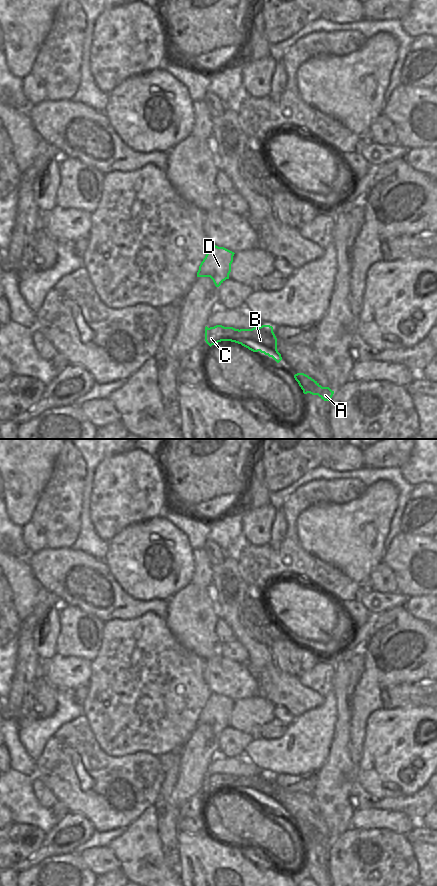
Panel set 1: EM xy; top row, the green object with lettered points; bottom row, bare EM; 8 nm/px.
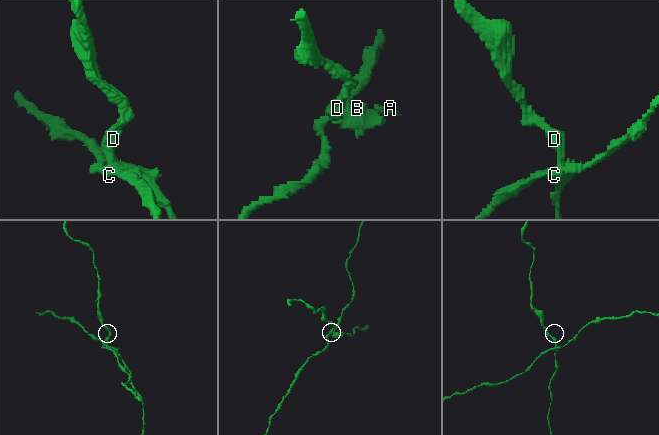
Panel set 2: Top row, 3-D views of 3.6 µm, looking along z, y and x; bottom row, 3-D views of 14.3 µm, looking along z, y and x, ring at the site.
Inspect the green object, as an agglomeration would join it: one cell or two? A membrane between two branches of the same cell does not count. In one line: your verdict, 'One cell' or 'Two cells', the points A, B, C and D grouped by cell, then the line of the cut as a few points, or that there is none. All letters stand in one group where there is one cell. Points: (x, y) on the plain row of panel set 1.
Two cells. Groups: A B D / C. Split along xy (240, 777), (246, 785), (240, 786), (236, 790)

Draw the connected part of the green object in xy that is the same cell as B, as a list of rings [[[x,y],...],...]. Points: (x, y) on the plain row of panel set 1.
[[[262,773],[252,777],[240,777],[246,787],[240,787],[238,792],[248,796],[253,800],[260,799],[269,805],[272,805],[277,811],[282,808],[281,802],[277,798],[277,786],[270,773]]]

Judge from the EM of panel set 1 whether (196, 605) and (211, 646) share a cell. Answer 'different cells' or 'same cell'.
same cell

